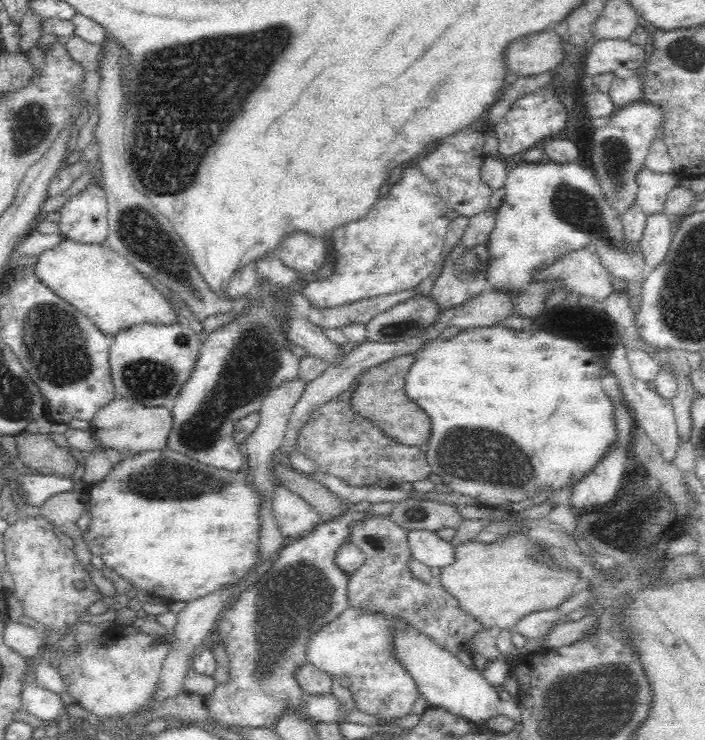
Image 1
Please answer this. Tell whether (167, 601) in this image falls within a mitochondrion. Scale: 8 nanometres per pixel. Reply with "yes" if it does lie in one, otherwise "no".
no

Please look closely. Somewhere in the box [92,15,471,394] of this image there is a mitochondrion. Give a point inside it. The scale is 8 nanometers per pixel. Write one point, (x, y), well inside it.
(187, 105)

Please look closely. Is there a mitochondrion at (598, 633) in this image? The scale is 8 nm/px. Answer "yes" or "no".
no

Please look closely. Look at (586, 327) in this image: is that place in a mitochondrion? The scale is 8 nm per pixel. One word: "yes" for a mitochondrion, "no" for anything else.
no

